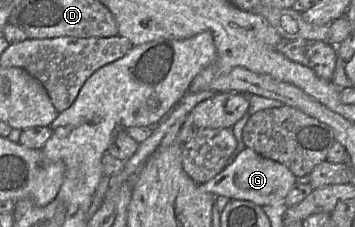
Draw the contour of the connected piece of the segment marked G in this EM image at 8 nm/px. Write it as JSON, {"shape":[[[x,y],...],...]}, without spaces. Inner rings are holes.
{"shape":[[[244,148],[224,170],[206,183],[198,184],[204,192],[230,200],[246,200],[259,206],[285,202],[296,183],[296,176],[284,165],[263,158],[249,148]]]}

